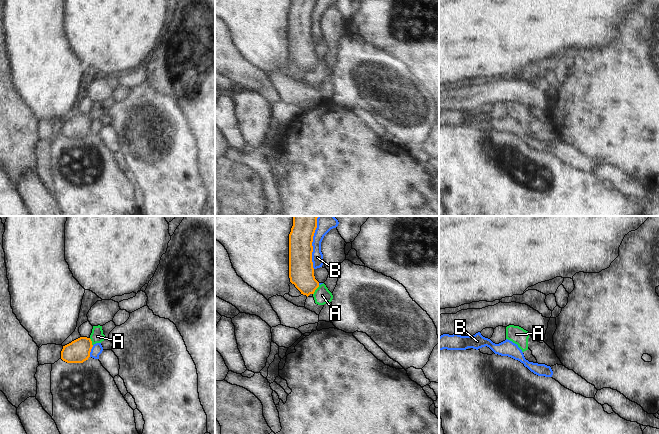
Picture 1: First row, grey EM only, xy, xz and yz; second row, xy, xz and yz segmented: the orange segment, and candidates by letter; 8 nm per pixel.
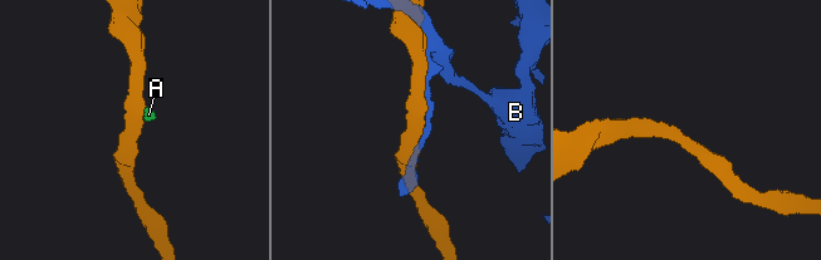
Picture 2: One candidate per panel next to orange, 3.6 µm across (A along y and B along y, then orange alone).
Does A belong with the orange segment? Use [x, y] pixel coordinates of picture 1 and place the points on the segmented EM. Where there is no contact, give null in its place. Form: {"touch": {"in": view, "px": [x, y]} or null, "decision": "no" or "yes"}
{"touch": {"in": "xz", "px": [315, 289]}, "decision": "no"}

